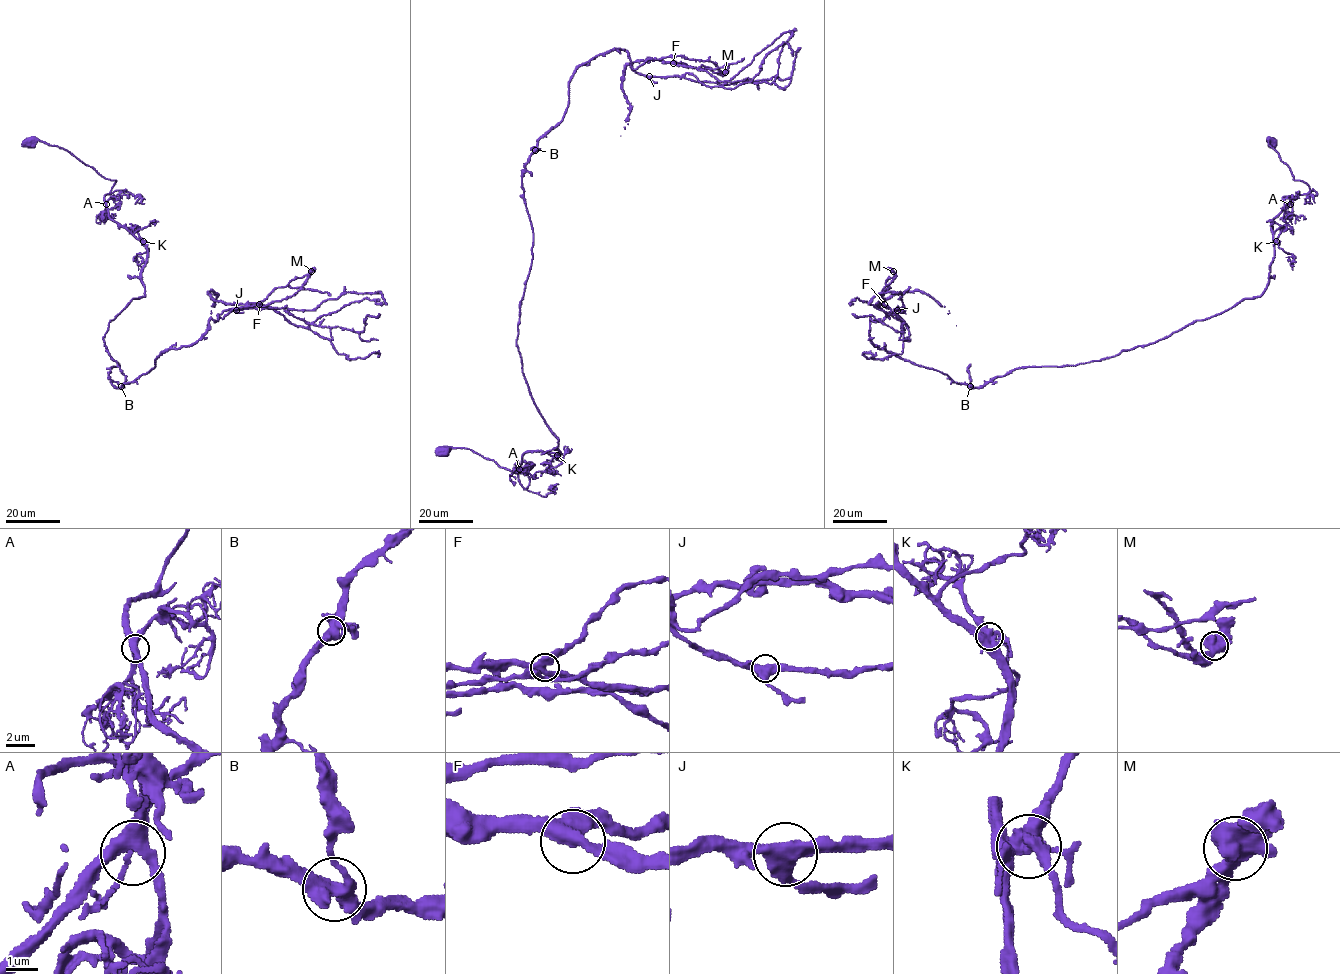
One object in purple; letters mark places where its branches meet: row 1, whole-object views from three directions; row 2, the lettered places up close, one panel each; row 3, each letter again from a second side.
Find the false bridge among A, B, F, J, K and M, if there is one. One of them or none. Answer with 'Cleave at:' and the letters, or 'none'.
Cleave at: M

